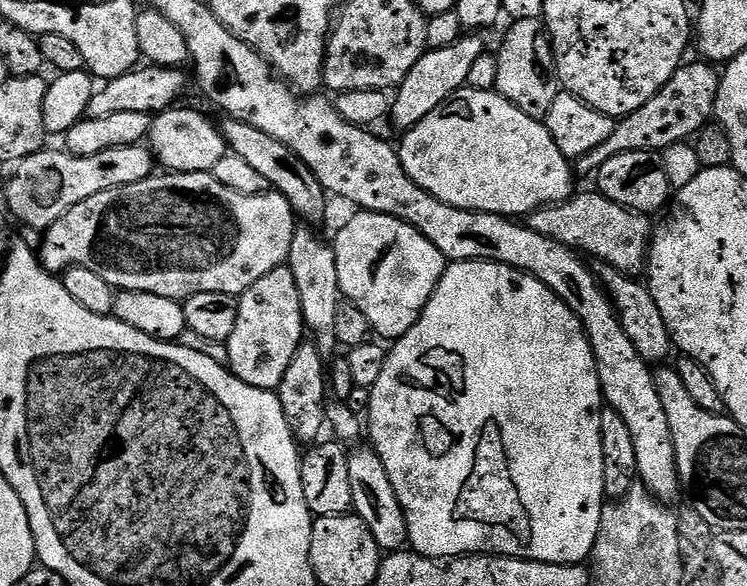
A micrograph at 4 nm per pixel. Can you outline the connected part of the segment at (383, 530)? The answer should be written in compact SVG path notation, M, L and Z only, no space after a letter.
M371 447L359 448L348 452L350 494L355 515L360 516L366 530L374 534L374 542L378 542L381 553L399 552L408 544L404 507L398 502L398 494L394 494L390 474L386 474L386 466L382 466L382 458L378 458L378 454Z

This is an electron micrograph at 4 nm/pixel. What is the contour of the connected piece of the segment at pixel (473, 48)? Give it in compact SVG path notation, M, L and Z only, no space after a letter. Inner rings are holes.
M464 34L450 46L431 49L422 58L418 58L414 70L406 74L390 100L390 120L400 130L413 128L418 122L422 122L426 114L433 112L438 105L467 85L470 66L474 66L474 62L478 62L478 58L486 54L486 48L480 39L476 34Z

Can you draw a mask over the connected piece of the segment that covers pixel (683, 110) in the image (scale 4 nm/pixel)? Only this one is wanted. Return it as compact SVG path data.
M685 62L680 65L679 70L638 110L631 112L629 116L623 117L617 123L614 134L590 150L590 154L583 156L581 160L575 161L574 168L577 173L591 177L602 165L610 162L614 154L626 154L627 152L654 152L663 153L665 148L691 141L696 133L713 119L716 110L716 99L720 89L719 71L715 72L713 65L708 62L691 64Z

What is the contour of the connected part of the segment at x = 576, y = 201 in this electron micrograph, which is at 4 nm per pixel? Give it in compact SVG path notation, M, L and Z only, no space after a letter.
M598 190L591 191L577 191L561 204L546 204L529 212L526 217L528 227L554 242L562 242L585 257L597 256L595 259L599 263L608 264L619 272L643 273L654 231L654 224L648 221L651 219L643 212L632 212L618 202L610 202L610 198Z

